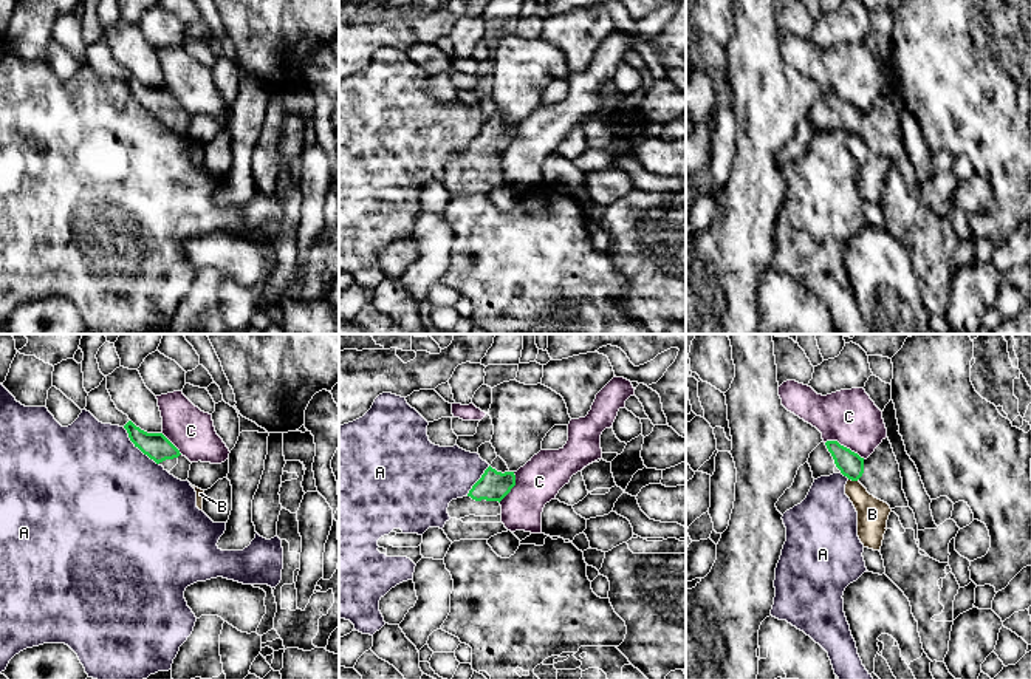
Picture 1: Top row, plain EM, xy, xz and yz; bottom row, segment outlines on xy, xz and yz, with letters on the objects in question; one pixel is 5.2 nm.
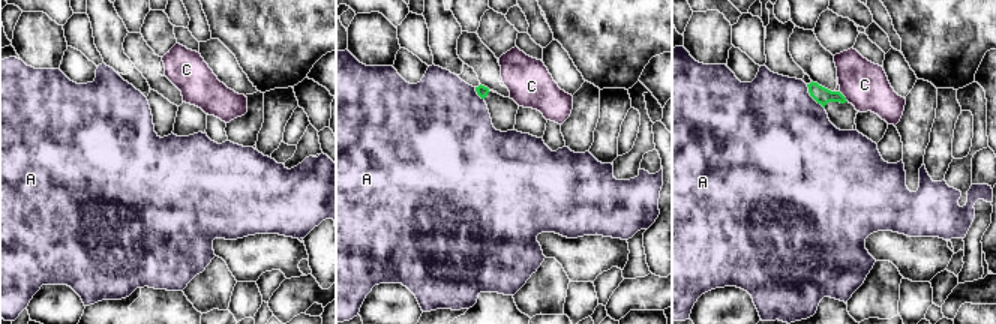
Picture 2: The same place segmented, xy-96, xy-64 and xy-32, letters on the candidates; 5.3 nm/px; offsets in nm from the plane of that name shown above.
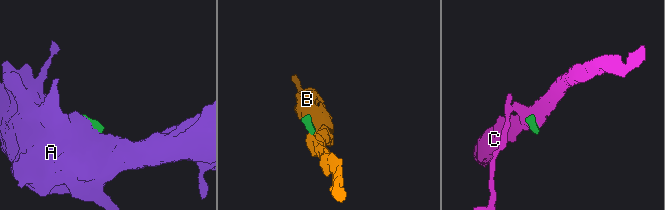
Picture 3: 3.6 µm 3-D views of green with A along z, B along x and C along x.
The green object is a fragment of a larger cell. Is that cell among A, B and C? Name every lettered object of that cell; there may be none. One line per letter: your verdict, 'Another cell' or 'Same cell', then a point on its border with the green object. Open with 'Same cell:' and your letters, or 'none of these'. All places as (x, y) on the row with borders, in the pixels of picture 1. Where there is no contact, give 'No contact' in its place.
Same cell: none of these
A: Another cell. Touches green at xy (138, 447)
B: Another cell. Touches green at yz (853, 480)
C: Another cell. Touches green at yz (846, 447)

